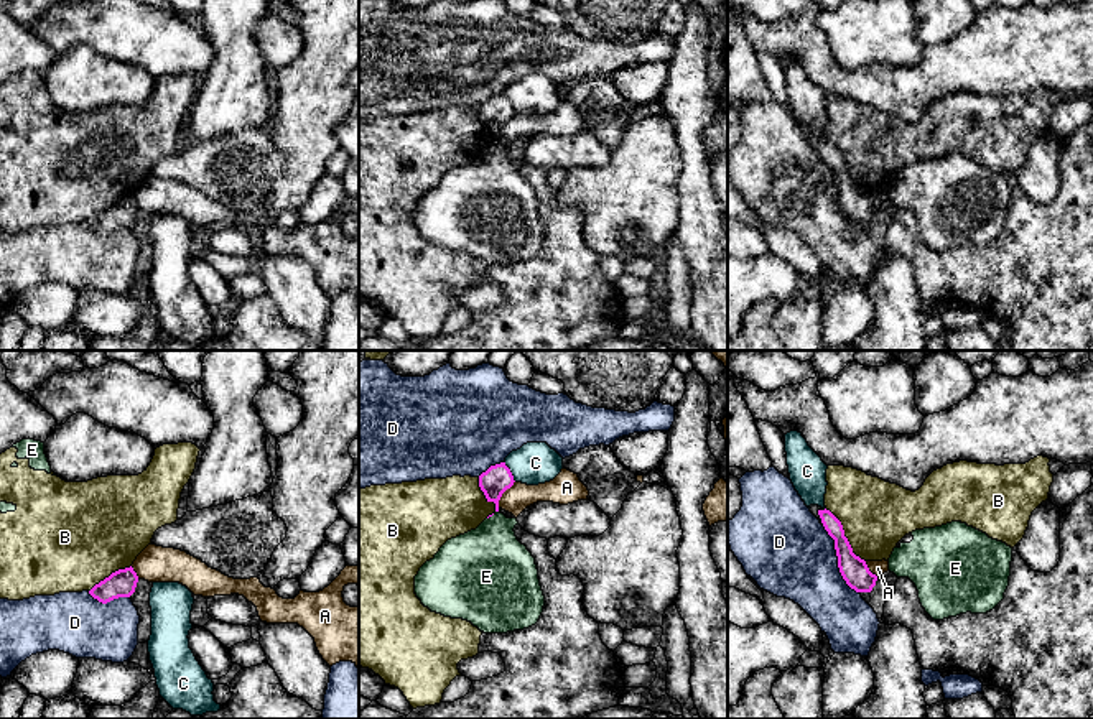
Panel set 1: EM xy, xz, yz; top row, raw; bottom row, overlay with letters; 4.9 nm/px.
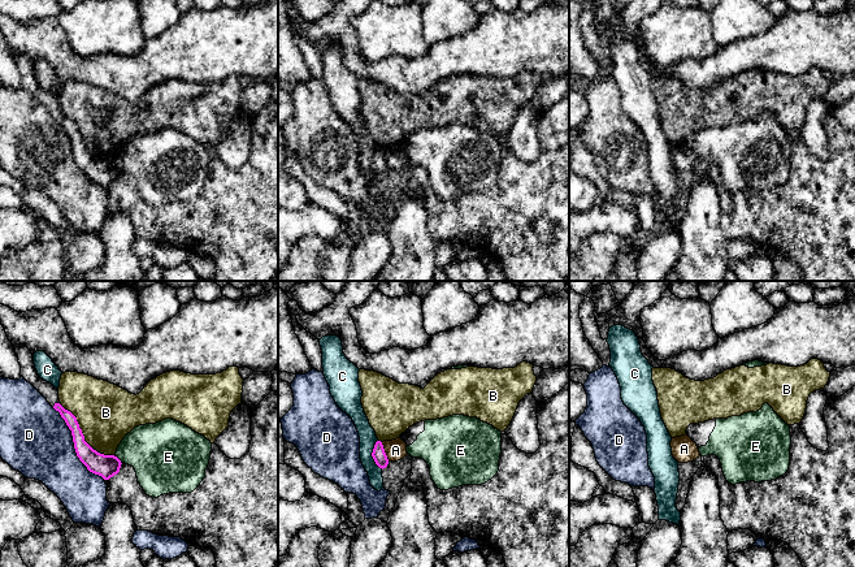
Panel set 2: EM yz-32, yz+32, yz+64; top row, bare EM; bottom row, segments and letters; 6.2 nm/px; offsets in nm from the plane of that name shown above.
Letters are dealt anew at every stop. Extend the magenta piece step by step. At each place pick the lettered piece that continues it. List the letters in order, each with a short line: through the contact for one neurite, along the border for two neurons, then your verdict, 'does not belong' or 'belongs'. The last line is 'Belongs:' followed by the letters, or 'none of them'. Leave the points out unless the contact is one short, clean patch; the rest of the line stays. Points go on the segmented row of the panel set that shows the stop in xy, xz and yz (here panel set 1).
A: line xz (514, 481), (502, 494), (497, 507); does not belong
B: does not belong
C: line xz (504, 461), (516, 481); does not belong
D: does not belong
E: does not belong
Belongs: none of them

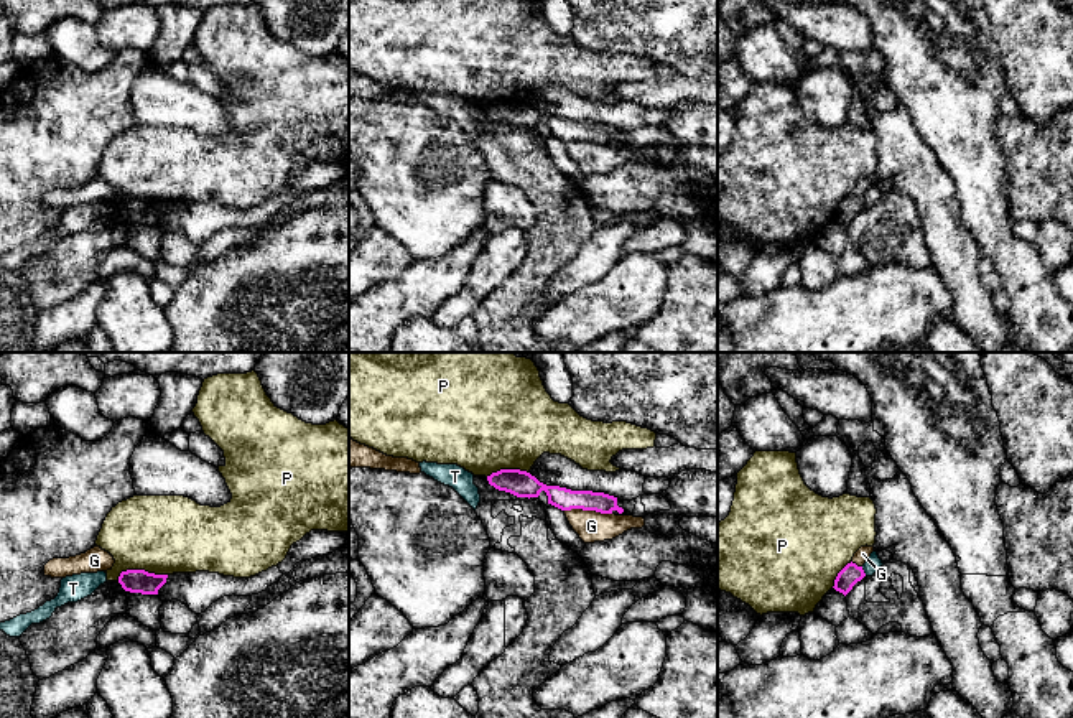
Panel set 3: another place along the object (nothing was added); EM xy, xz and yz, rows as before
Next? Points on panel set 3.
G: does not belong
P: does not belong
T: line yz (861, 567), (866, 575); does not belong
Belongs: none of them

